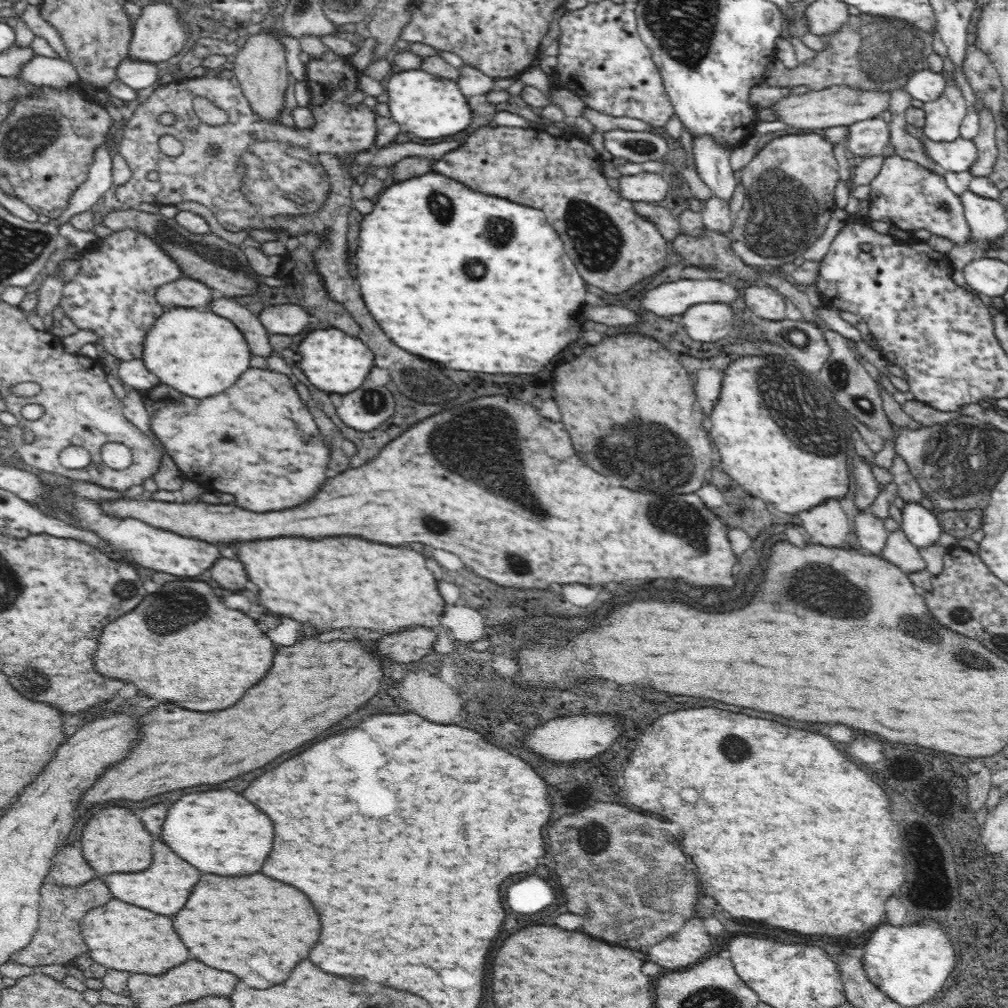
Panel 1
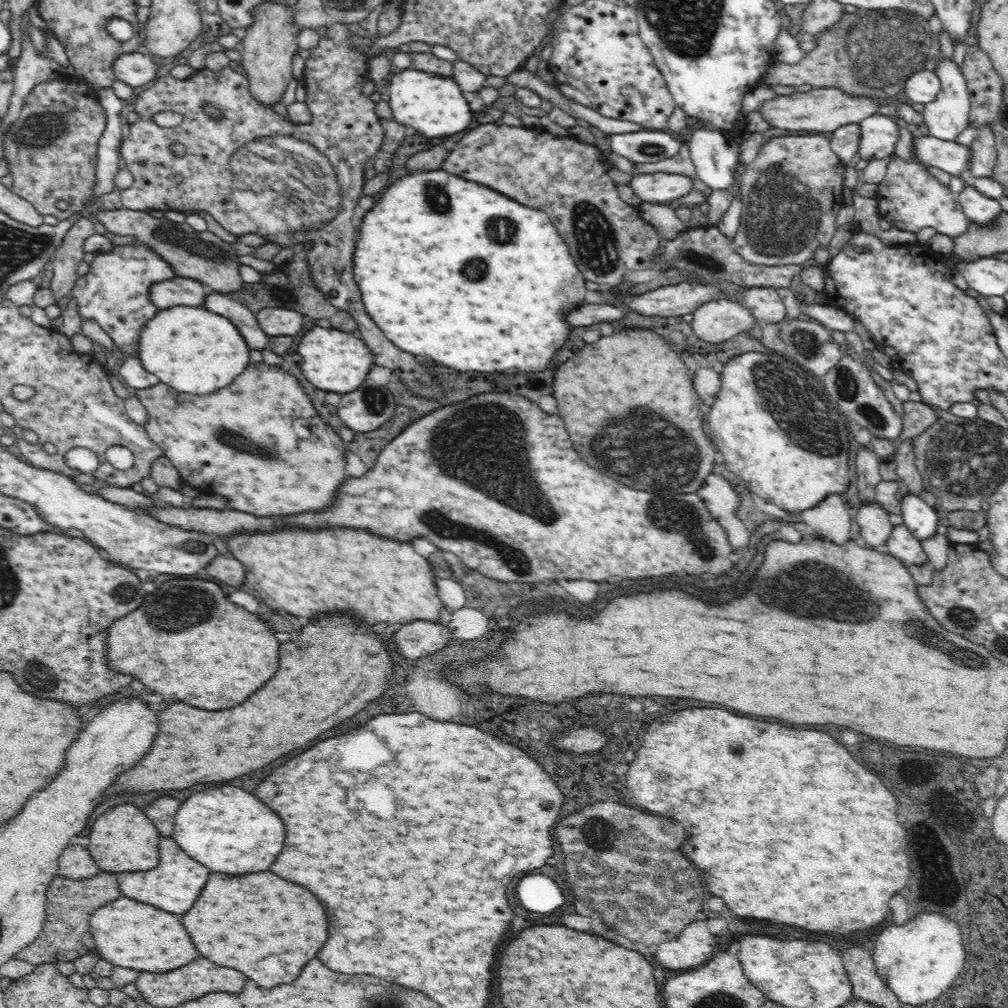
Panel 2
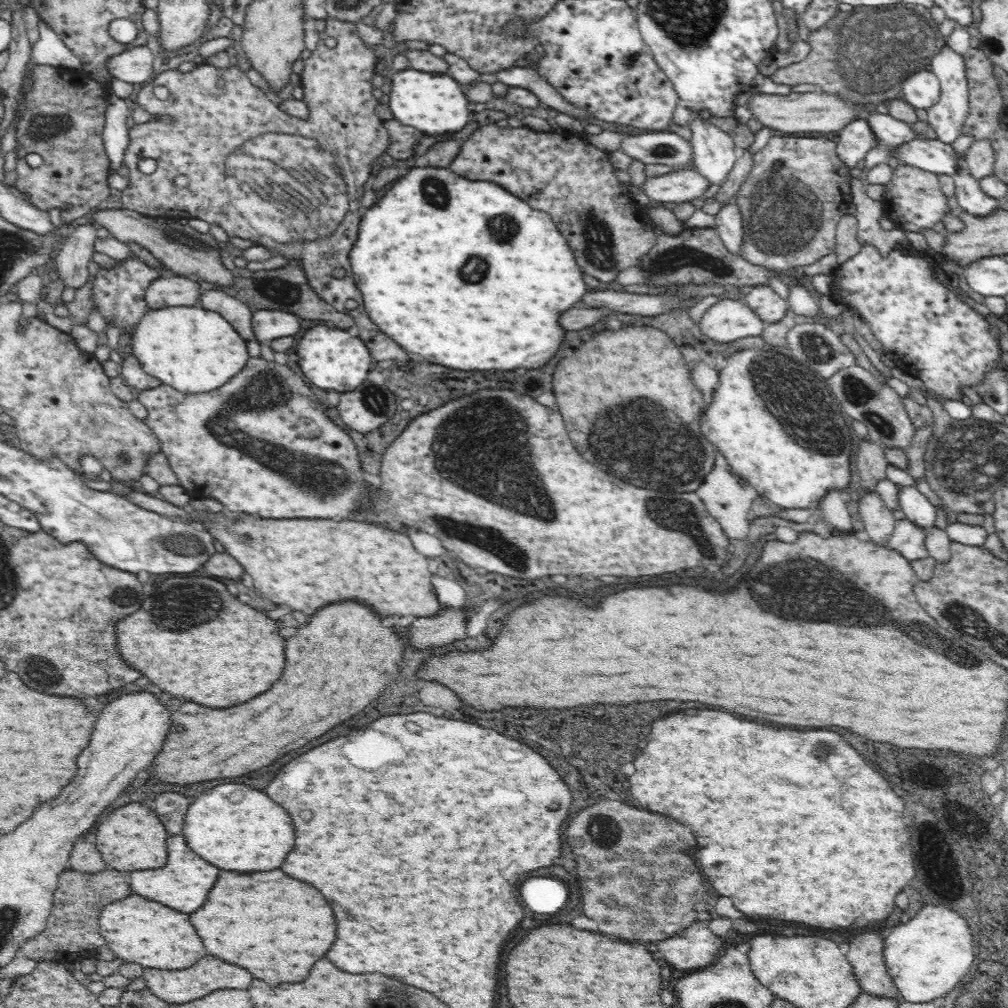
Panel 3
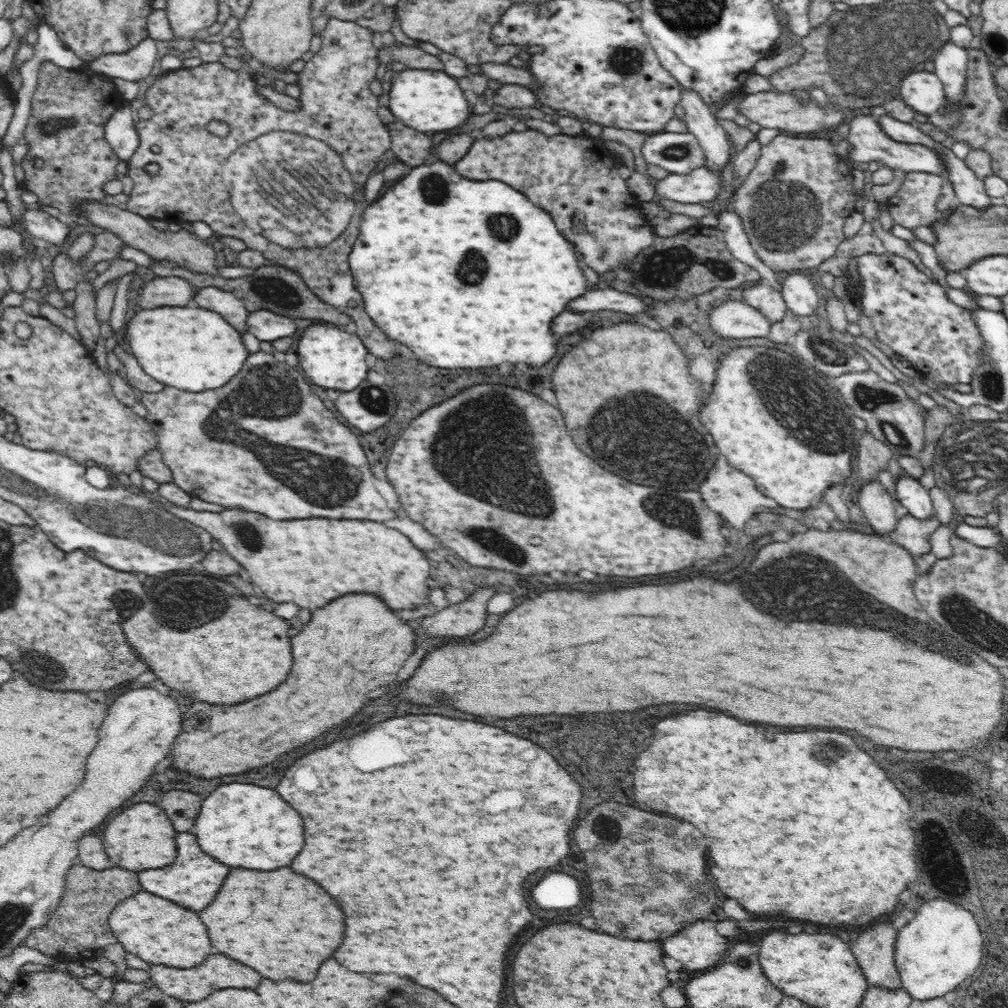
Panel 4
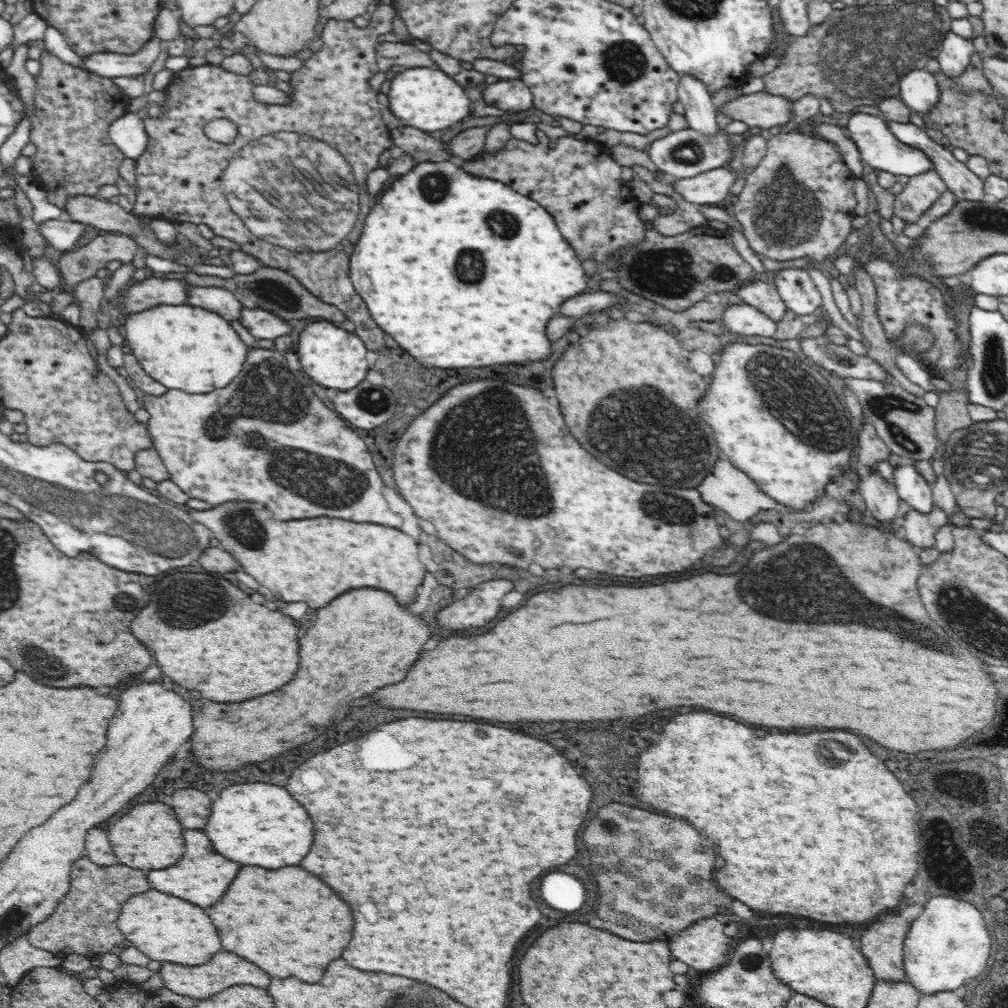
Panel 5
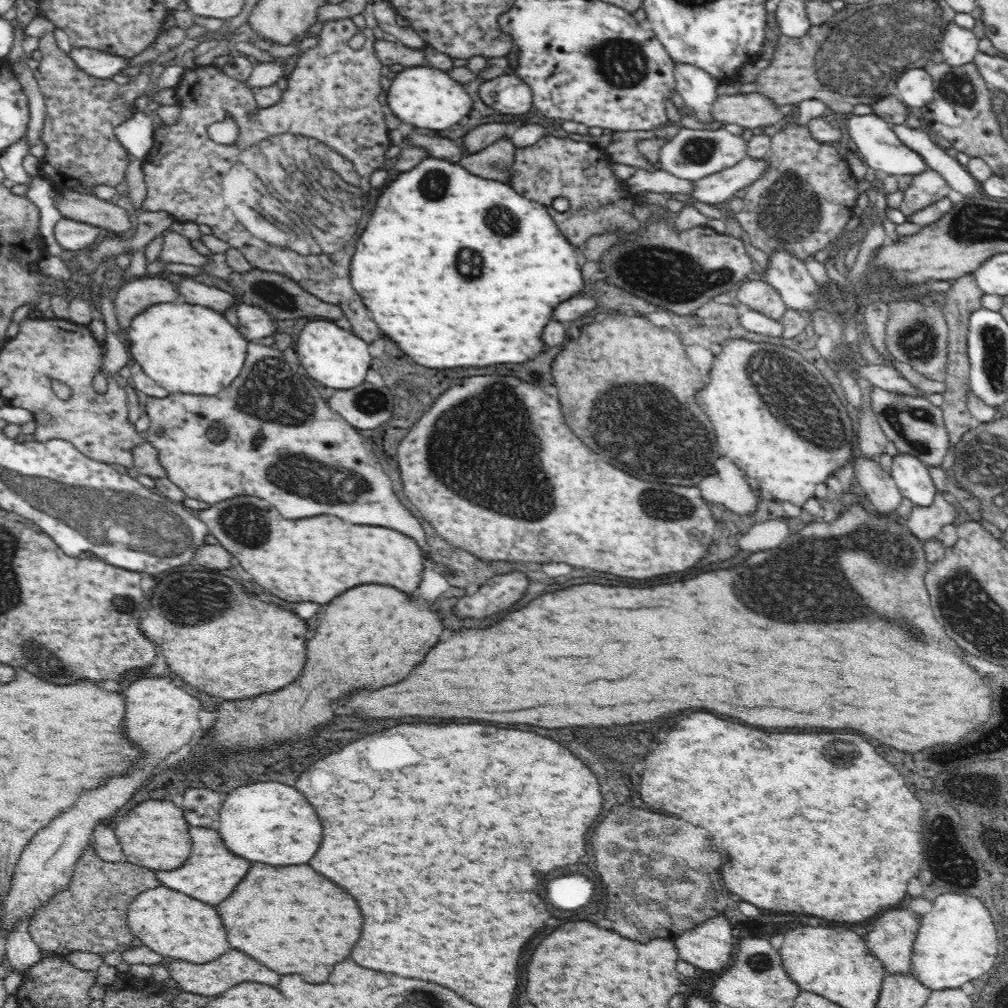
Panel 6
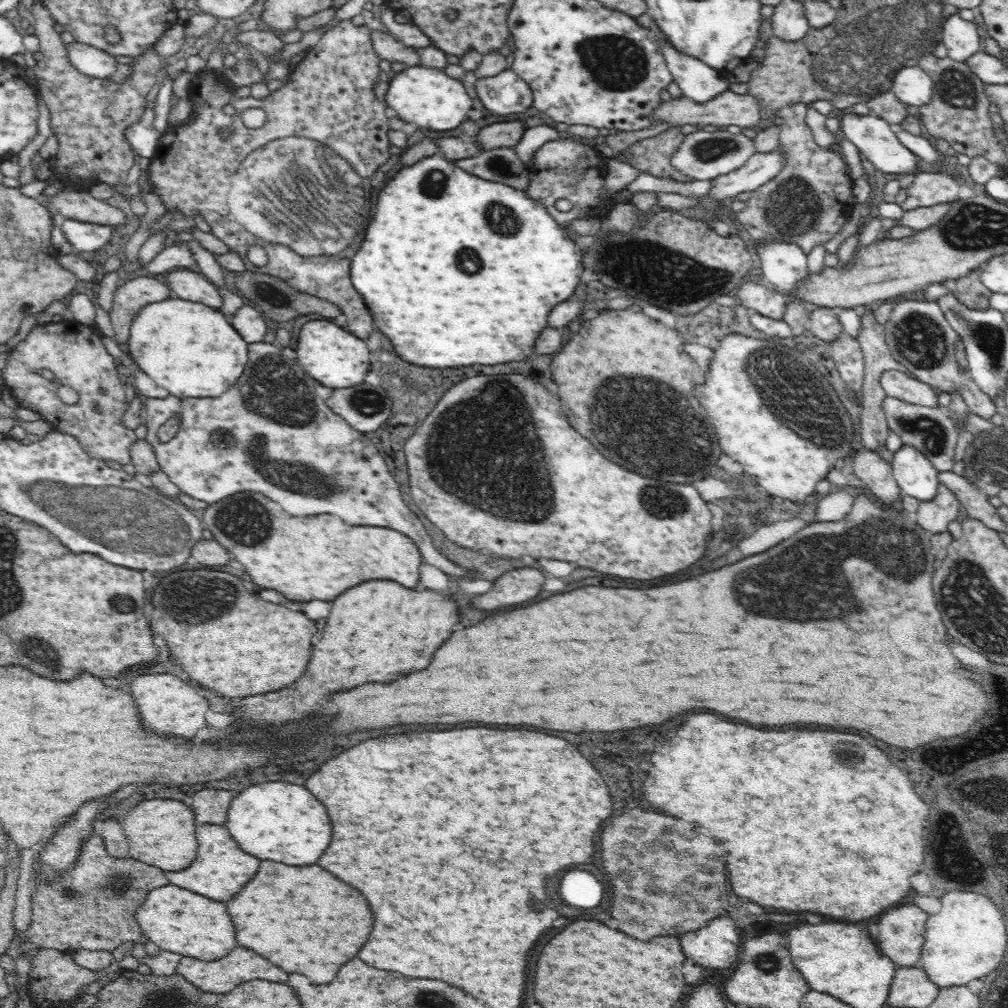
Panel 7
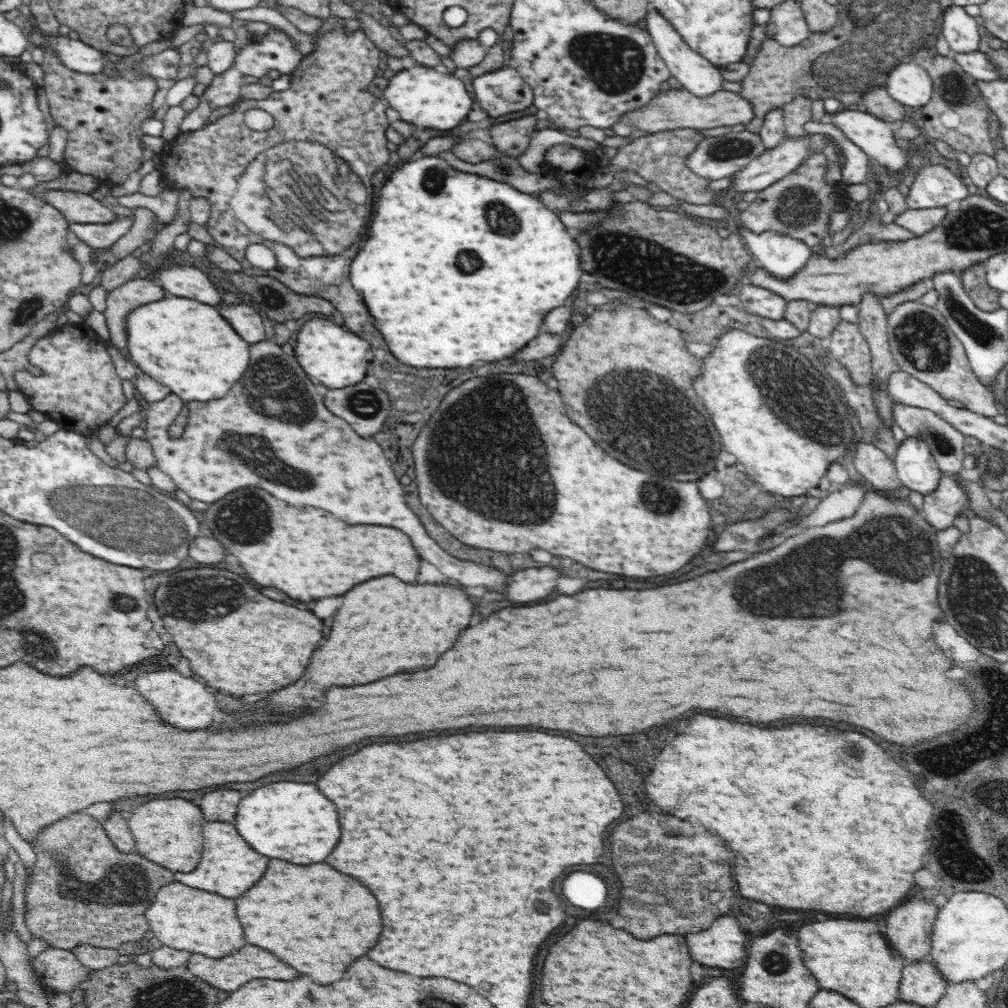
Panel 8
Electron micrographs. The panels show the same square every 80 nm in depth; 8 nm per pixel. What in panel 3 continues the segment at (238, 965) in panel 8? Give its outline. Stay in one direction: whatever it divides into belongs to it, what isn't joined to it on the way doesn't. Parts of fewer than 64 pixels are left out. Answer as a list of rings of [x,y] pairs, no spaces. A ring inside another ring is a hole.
[[[208,956],[202,958],[200,962],[196,962],[192,968],[186,968],[186,970],[145,969],[143,974],[148,989],[164,1002],[173,1005],[192,1002],[214,992],[214,990],[220,990],[220,988],[246,990],[248,982],[252,982],[252,974],[248,974],[246,970],[240,970],[238,966],[232,966],[228,962],[216,962],[216,958],[208,958]]]

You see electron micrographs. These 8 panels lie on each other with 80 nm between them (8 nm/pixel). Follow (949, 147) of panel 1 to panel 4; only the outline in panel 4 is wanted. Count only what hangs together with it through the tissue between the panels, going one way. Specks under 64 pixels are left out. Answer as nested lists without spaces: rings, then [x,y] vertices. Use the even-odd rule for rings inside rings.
[[[862,111],[850,120],[850,130],[848,139],[851,146],[849,158],[856,164],[862,162],[879,162],[880,165],[887,166],[892,170],[902,170],[902,172],[926,172],[937,174],[946,178],[947,163],[943,162],[942,154],[934,147],[922,146],[921,144],[906,144],[896,142],[892,138],[886,137],[884,130],[878,126],[876,117],[867,111]]]

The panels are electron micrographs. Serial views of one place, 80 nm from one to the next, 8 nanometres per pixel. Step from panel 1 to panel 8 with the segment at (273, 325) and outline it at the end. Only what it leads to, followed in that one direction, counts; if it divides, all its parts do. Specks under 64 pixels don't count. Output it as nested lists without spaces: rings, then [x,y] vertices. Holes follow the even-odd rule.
[[[220,302],[218,310],[220,310],[220,314],[224,314],[224,318],[228,318],[228,324],[248,344],[256,344],[267,340],[266,333],[264,333],[264,322],[254,306],[247,305],[244,302],[234,305],[226,305],[226,303]]]

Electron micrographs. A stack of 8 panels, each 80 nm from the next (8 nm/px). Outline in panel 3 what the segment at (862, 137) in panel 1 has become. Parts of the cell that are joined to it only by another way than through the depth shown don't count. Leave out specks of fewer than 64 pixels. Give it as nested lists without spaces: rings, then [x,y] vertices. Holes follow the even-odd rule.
[[[873,112],[867,118],[870,133],[874,137],[873,145],[865,152],[865,168],[870,170],[877,164],[886,163],[894,148],[910,142],[912,139],[920,139],[920,136],[908,126],[889,114]]]

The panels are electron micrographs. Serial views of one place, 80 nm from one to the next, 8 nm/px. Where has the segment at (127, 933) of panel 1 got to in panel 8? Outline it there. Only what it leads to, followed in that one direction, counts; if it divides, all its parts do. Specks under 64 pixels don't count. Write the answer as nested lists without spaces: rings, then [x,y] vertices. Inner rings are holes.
[[[178,881],[171,882],[157,890],[156,896],[144,912],[150,922],[152,932],[158,940],[169,948],[202,954],[206,958],[222,958],[244,948],[244,930],[236,918],[236,902],[220,898],[218,894],[208,894],[204,890],[193,889]]]

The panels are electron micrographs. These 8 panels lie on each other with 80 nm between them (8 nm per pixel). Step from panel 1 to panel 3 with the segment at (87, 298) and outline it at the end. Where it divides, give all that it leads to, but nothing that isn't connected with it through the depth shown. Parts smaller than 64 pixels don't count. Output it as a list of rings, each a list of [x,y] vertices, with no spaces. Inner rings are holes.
[[[138,258],[124,260],[124,264],[120,268],[116,268],[116,270],[102,270],[94,278],[94,302],[96,302],[96,308],[100,308],[100,313],[104,315],[104,319],[108,320],[108,322],[116,320],[122,332],[132,332],[132,328],[136,330],[140,318],[148,312],[148,305],[144,300],[146,290],[152,280],[159,278],[160,272],[152,270],[150,266],[146,266]]]

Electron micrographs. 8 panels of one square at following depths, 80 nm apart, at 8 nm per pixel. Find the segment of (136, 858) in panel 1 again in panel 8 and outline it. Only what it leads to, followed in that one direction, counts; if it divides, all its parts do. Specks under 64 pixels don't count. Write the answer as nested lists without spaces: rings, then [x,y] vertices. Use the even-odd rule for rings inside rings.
[[[172,798],[172,800],[152,800],[138,806],[130,818],[128,826],[138,855],[176,872],[192,871],[201,858],[202,824],[206,822],[202,810],[190,800]]]

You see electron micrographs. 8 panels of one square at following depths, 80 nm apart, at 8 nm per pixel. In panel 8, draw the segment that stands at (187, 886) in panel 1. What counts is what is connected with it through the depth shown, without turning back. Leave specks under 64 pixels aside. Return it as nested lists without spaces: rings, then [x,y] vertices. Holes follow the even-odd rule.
[[[204,822],[202,837],[204,837],[201,847],[202,860],[192,871],[172,874],[174,880],[183,885],[216,892],[226,898],[238,898],[240,894],[244,894],[244,890],[250,890],[260,880],[260,874],[264,874],[264,870],[268,868],[266,864],[268,858],[260,858],[260,854],[256,854],[252,846],[244,846],[240,842],[240,833],[236,834],[236,830],[232,830],[232,824],[228,822]]]

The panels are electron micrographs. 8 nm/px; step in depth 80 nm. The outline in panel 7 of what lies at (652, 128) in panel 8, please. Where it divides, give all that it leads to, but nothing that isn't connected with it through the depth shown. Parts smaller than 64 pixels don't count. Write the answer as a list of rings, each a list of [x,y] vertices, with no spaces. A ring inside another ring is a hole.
[[[726,90],[717,94],[712,100],[705,103],[698,103],[682,95],[679,98],[671,98],[668,102],[662,102],[656,112],[650,114],[650,120],[656,125],[674,125],[681,127],[684,125],[710,125],[715,127],[728,127],[736,125],[743,128],[754,128],[754,124],[760,120],[762,115],[762,103],[752,94],[736,94],[731,90]]]

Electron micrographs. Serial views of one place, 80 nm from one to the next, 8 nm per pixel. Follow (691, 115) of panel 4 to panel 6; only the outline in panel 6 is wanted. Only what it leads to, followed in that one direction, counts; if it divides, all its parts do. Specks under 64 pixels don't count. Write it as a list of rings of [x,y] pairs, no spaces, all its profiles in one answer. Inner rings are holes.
[[[674,65],[676,90],[682,96],[685,106],[692,109],[692,115],[700,122],[714,122],[711,118],[711,106],[718,96],[716,79],[696,66]]]

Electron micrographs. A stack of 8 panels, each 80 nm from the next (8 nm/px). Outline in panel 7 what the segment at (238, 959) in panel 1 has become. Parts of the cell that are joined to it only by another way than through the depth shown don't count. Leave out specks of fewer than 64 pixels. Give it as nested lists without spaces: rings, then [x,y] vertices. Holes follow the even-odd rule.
[[[262,862],[258,874],[228,902],[228,912],[238,928],[238,940],[244,948],[250,948],[270,962],[278,964],[286,972],[304,974],[312,984],[332,982],[332,974],[340,966],[356,956],[360,942],[368,938],[368,906],[360,898],[358,890],[336,882],[332,874],[324,874],[320,866],[280,866],[278,862]]]

